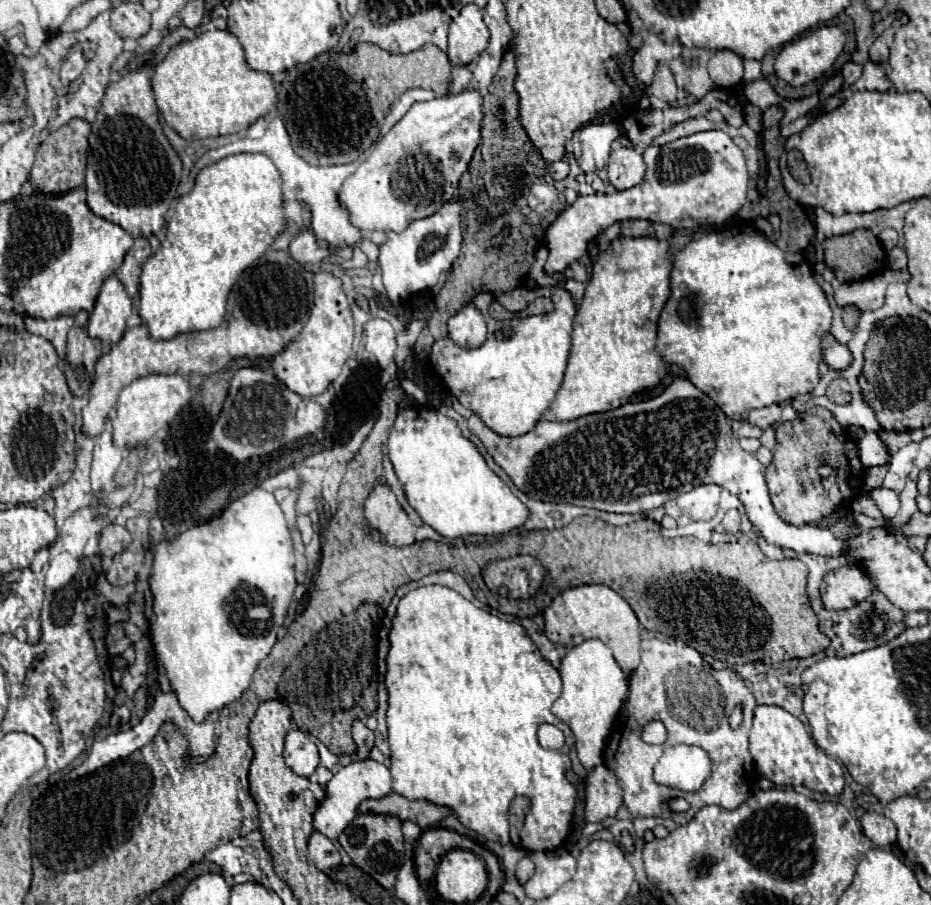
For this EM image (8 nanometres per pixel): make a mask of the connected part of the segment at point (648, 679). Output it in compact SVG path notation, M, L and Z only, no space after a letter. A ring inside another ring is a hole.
M645 639L645 641L641 641L641 665L629 675L629 699L627 699L625 709L619 713L619 745L617 745L617 751L615 751L615 759L611 763L611 769L617 775L619 785L623 789L623 803L633 813L633 817L663 817L665 815L667 819L673 819L675 823L685 825L705 805L719 805L723 809L735 809L735 807L739 807L749 797L751 789L749 789L749 781L747 781L745 775L751 775L756 779L759 777L763 778L757 773L753 758L751 753L749 753L749 733L751 733L751 725L753 725L755 707L757 705L765 705L765 703L757 703L757 697L751 693L749 677L755 671L763 671L763 665L760 661L742 665L744 671L742 670L741 677L733 669L723 669L723 671L711 669L703 661L703 657L693 647L689 647L689 645L675 645L675 643L669 643L669 641L663 641L663 639ZM735 707L741 707L741 715L743 715L739 729L731 729L731 723L729 723L731 711ZM653 719L663 721L665 727L667 727L669 735L667 735L667 743L665 745L647 745L647 743L641 741L643 727L647 725L647 721L653 721ZM679 743L699 745L713 759L713 775L705 781L701 791L685 793L685 791L679 791L679 789L669 789L669 787L657 785L653 781L653 765L663 755L663 749L671 747L671 745L679 745ZM673 797L687 799L691 803L689 811L673 813L665 805L665 801L673 799Z

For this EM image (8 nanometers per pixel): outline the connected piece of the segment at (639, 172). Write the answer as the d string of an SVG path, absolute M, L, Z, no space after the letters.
M627 147L613 149L607 165L607 175L609 183L619 191L635 187L637 183L643 181L645 175L645 163L641 153Z

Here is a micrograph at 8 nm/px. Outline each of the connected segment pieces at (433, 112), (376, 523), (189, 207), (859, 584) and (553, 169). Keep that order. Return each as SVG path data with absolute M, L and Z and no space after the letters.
M475 89L451 97L435 97L415 103L405 117L375 145L367 161L343 183L339 201L349 209L351 223L361 231L403 231L411 221L423 219L439 211L457 193L459 177L467 169L475 147L479 145L479 129L483 121L481 95Z
M377 483L365 501L365 517L369 525L383 533L389 545L415 543L415 525L399 505L389 485Z
M239 153L203 167L195 179L193 189L177 201L161 247L143 265L139 315L147 323L151 337L173 339L179 333L219 327L225 319L225 305L231 287L239 275L271 247L285 225L287 219L283 215L281 177L267 155Z
M855 563L831 571L821 585L821 597L825 607L829 609L847 609L855 603L867 599L873 591L873 583L867 579L865 571L859 569Z
M565 159L555 161L549 165L549 175L553 177L553 181L561 181L569 174L569 163Z

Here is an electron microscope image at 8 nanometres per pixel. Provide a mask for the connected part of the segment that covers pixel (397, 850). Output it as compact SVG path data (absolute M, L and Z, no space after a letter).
M361 813L339 835L339 843L353 859L353 863L361 867L365 873L369 873L385 889L391 889L395 885L397 871L403 865L403 833L401 833L399 817Z

